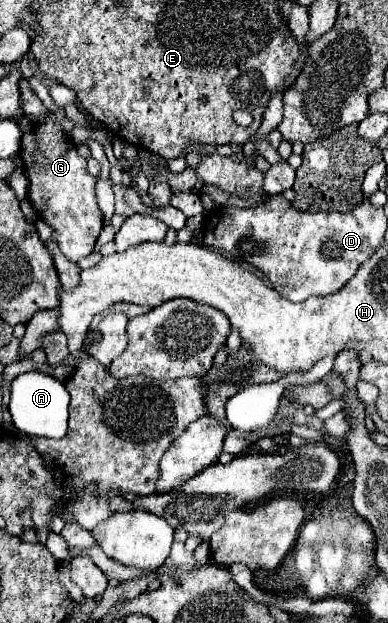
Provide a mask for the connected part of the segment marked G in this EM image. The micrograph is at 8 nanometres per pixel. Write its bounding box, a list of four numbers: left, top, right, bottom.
[21,113,103,261]

